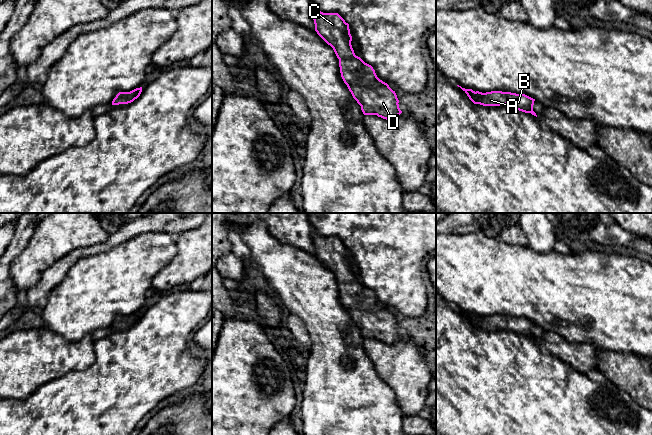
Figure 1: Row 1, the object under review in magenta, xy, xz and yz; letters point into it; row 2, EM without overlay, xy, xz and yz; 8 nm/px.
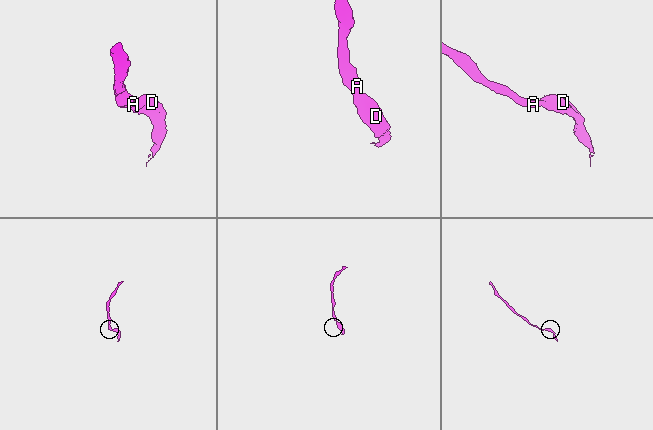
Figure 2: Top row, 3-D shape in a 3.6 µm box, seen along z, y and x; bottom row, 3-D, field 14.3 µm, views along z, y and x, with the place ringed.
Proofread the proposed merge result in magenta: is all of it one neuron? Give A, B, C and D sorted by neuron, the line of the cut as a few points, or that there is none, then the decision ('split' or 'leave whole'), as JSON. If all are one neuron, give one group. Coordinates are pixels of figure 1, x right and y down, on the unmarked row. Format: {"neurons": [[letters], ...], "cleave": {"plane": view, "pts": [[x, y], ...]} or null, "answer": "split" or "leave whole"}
{"neurons": [["A", "B", "C", "D"]], "cleave": null, "answer": "leave whole"}

